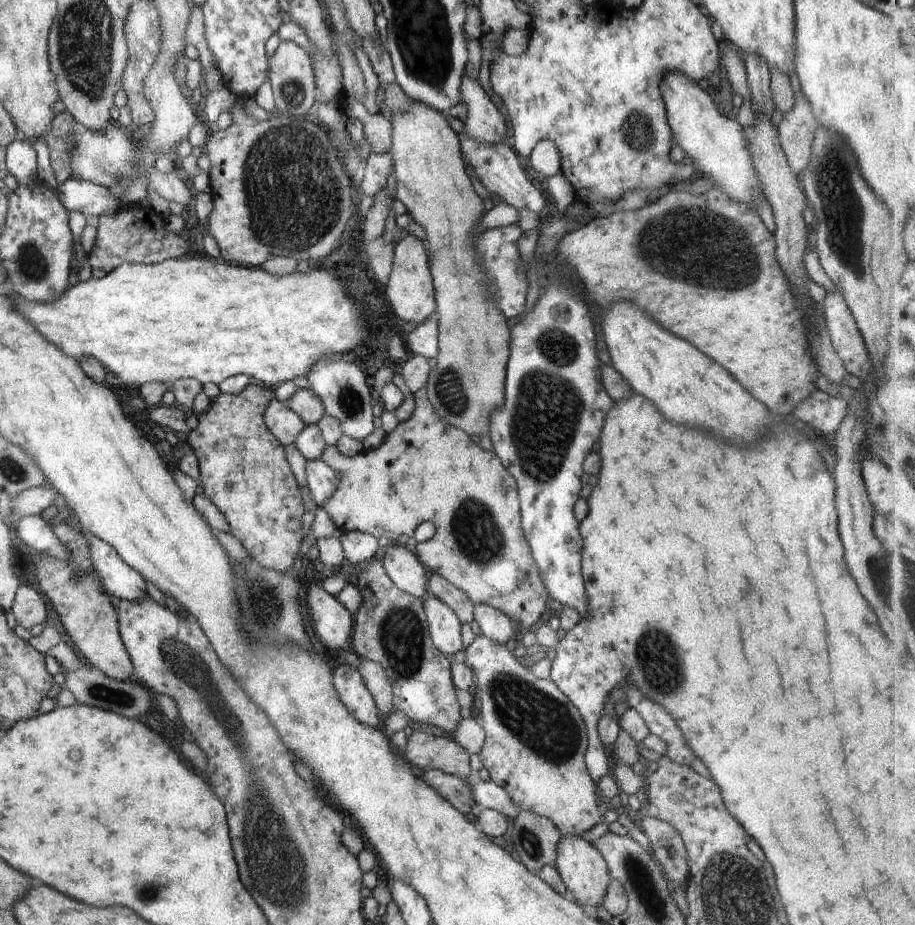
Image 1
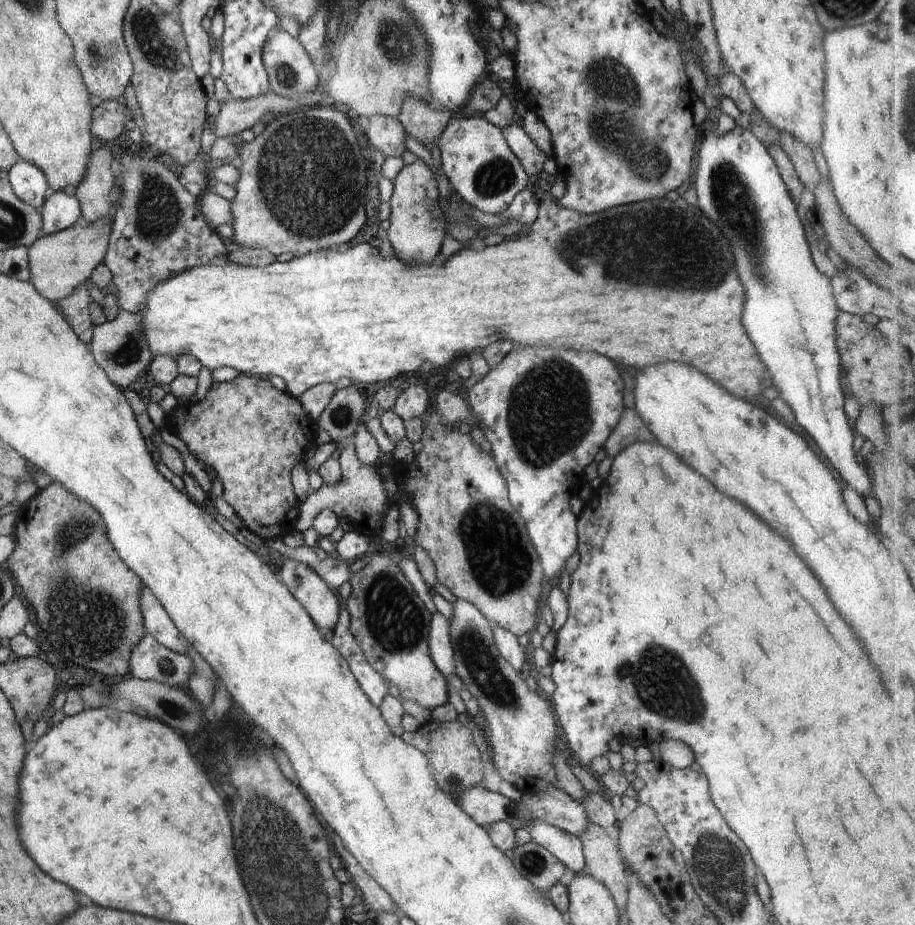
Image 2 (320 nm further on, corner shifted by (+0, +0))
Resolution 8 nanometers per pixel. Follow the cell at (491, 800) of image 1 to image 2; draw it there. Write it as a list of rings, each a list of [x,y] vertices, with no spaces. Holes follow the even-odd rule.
[[[534,818],[525,830],[530,834],[532,841],[543,848],[546,848],[557,860],[560,860],[568,870],[574,874],[587,872],[582,842],[578,837],[564,832],[556,826],[544,824]]]

